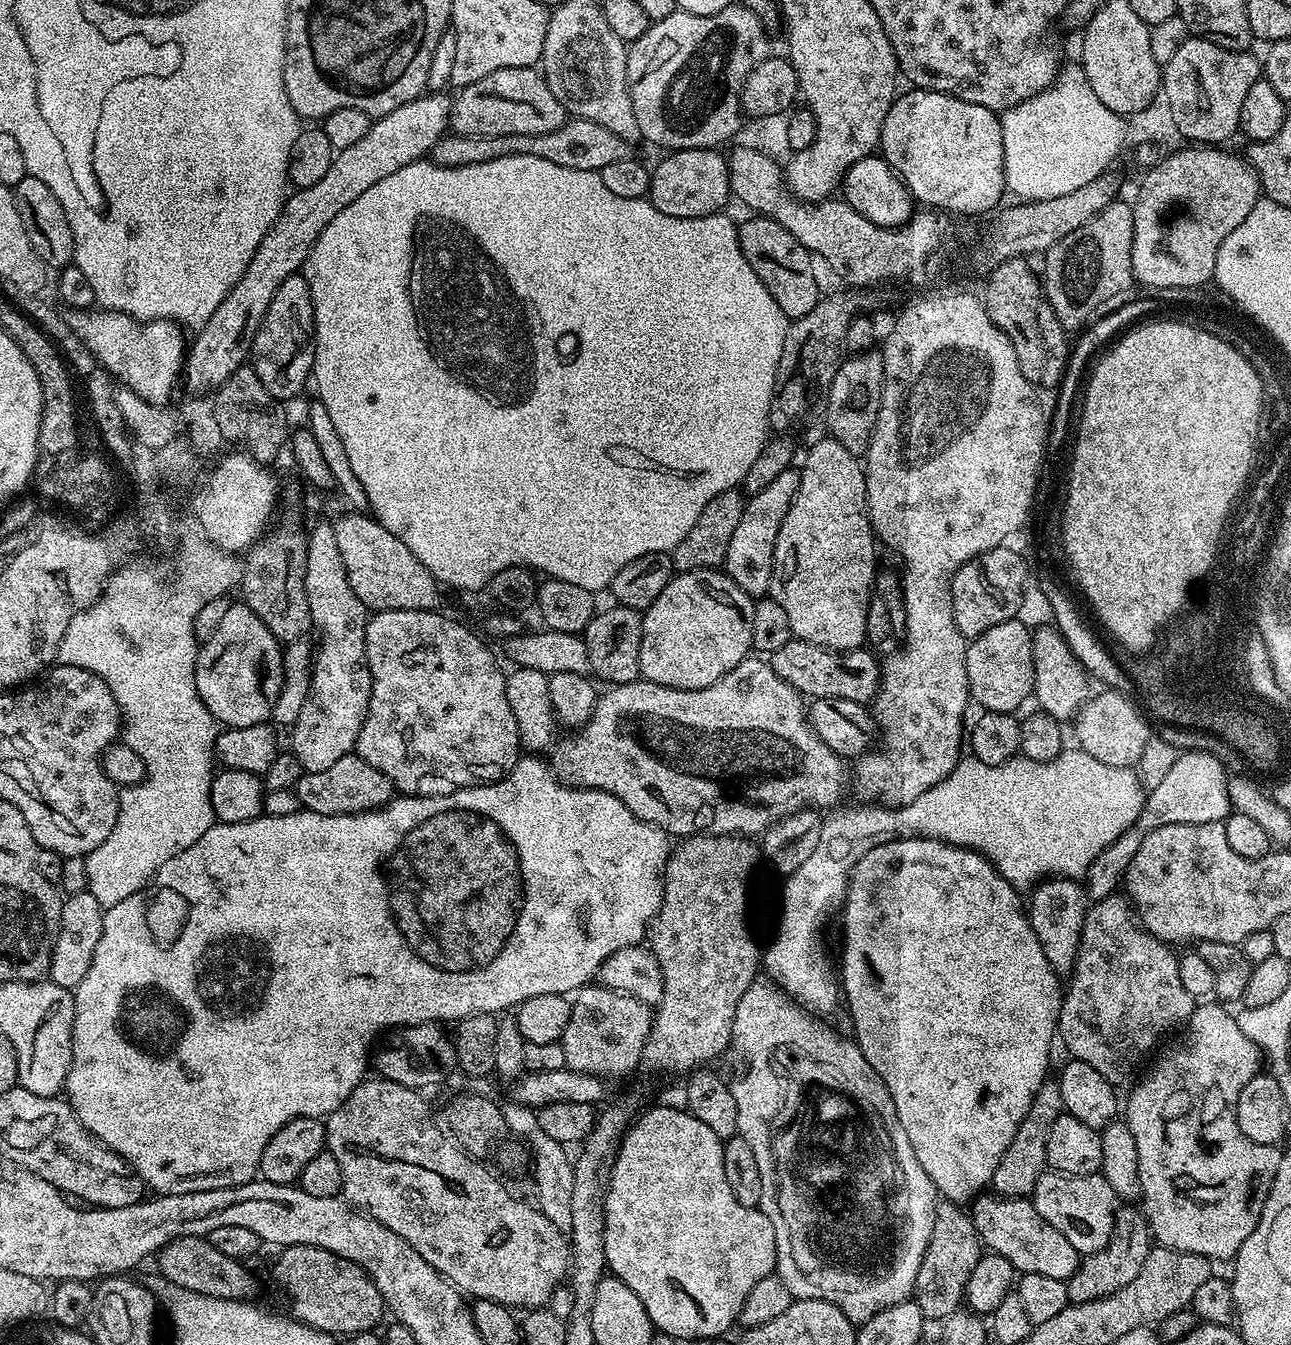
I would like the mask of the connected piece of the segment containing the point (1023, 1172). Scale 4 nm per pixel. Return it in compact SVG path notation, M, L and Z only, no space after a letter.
M1045 1082L1034 1094L1034 1102L1030 1102L1030 1110L1026 1110L1026 1118L1018 1126L1018 1134L1014 1134L1014 1142L1006 1146L1006 1154L1002 1154L1002 1162L998 1162L998 1170L994 1170L991 1191L1000 1198L1028 1198L1036 1189L1038 1178L1045 1171L1046 1142L1050 1138L1050 1126L1065 1115L1062 1102L1062 1090L1059 1083Z

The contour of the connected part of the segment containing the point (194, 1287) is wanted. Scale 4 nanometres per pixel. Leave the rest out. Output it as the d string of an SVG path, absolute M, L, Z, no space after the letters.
M183 1236L165 1244L158 1253L160 1259L159 1275L168 1279L168 1283L182 1290L201 1292L203 1296L213 1296L219 1300L251 1301L258 1284L256 1276L241 1261L226 1258L226 1254L214 1250L203 1236Z

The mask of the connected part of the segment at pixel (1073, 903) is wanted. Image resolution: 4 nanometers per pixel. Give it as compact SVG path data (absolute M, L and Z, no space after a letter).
M1045 878L1031 889L1030 895L1032 897L1029 900L1027 897L1026 900L1026 911L1030 926L1038 938L1038 946L1042 946L1042 954L1046 954L1046 962L1050 962L1050 966L1056 971L1056 975L1067 978L1072 975L1072 967L1076 961L1078 942L1084 925L1084 916L1088 913L1090 907L1090 901L1085 895L1085 889L1072 878Z

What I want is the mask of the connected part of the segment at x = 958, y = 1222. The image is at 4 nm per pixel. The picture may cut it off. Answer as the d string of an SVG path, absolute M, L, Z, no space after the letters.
M941 1199L936 1205L930 1242L926 1246L926 1254L922 1254L922 1266L918 1266L914 1289L914 1299L925 1321L943 1322L958 1311L964 1301L966 1282L970 1282L970 1270L978 1266L981 1255L980 1236L971 1215L961 1205Z

